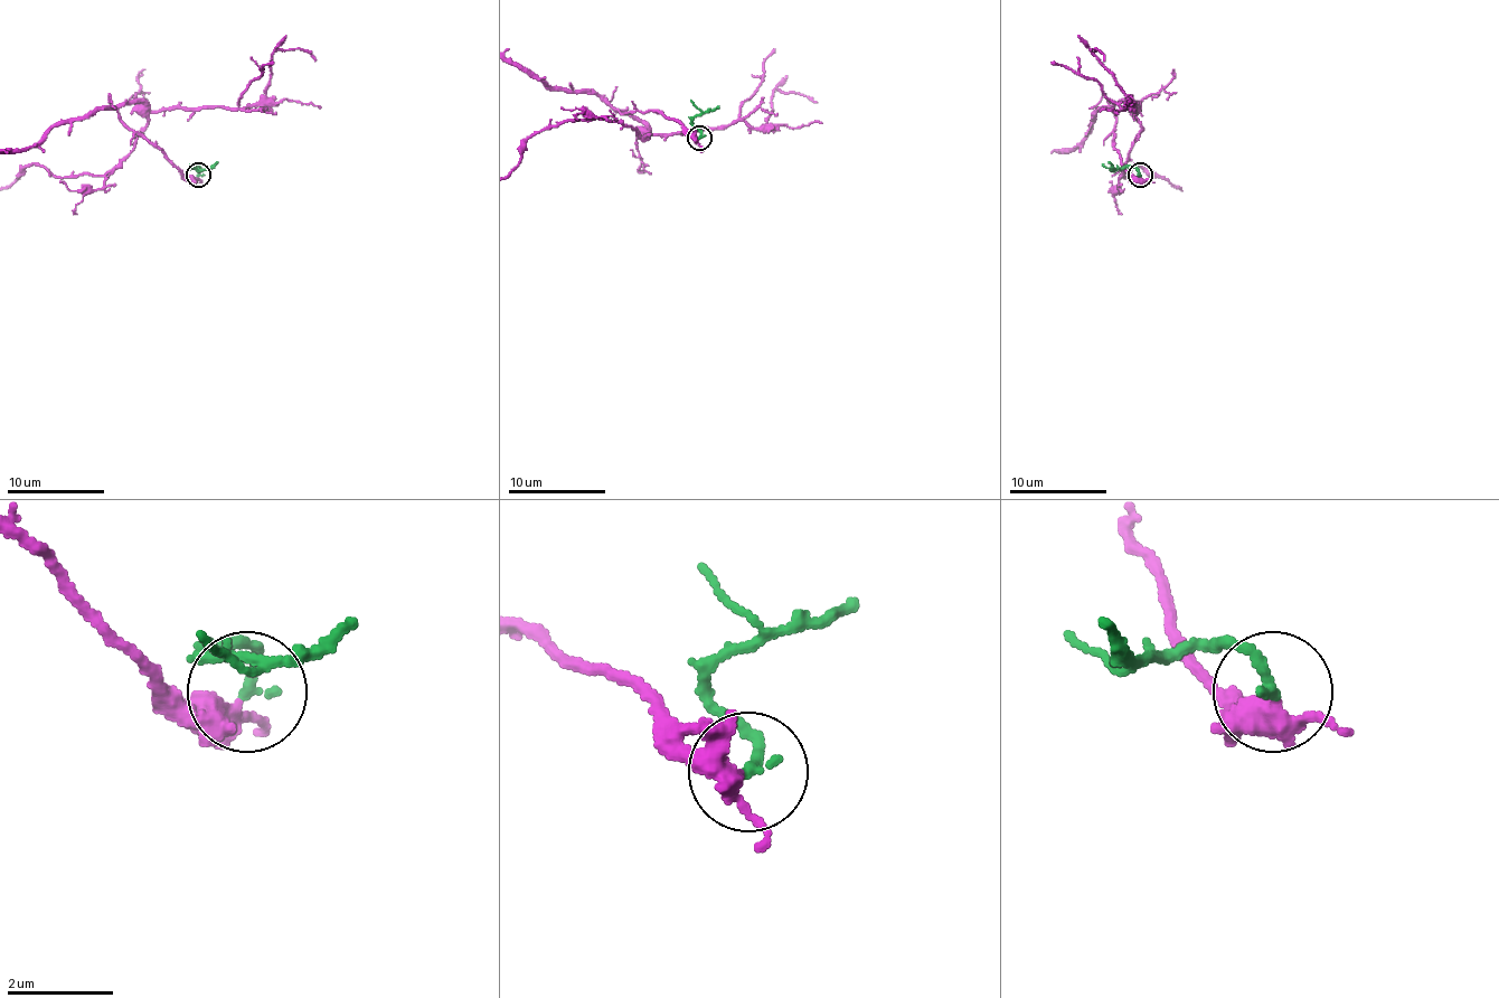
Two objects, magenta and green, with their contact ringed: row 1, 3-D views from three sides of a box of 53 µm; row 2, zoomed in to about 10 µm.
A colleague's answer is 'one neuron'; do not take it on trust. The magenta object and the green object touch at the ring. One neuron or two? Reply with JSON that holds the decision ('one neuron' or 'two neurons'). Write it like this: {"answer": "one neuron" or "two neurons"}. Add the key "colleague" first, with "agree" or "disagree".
{"colleague": "disagree", "answer": "two neurons"}

